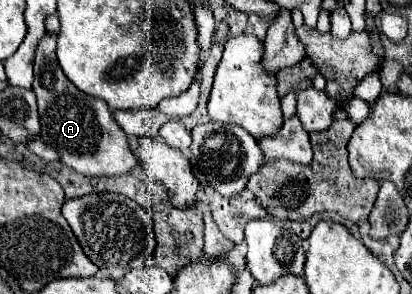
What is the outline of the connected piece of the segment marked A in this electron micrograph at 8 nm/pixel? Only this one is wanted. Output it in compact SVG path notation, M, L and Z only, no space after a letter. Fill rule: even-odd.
M45 32L35 50L35 82L33 92L39 102L39 118L43 124L41 140L61 154L61 162L85 176L119 176L131 172L139 162L129 150L127 136L113 120L107 104L81 92L61 70L55 56L57 34Z

